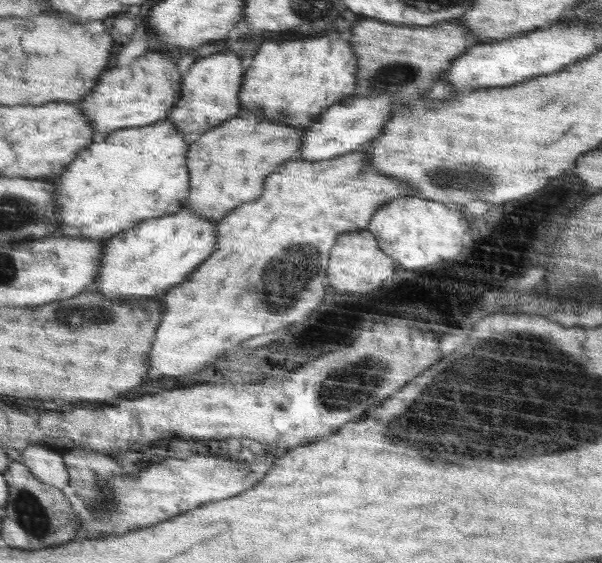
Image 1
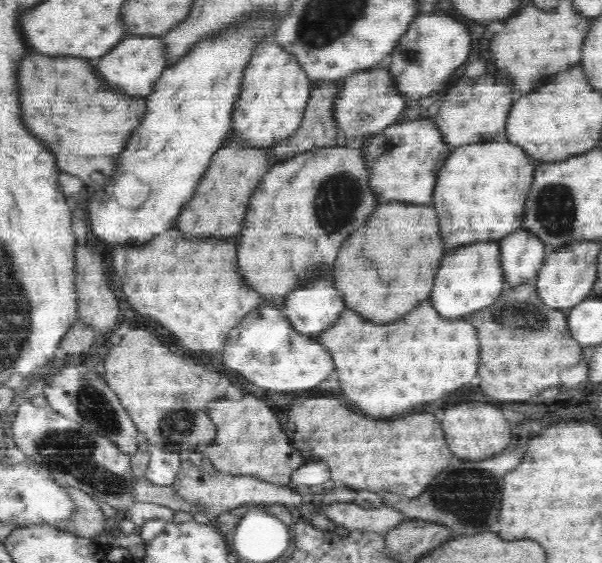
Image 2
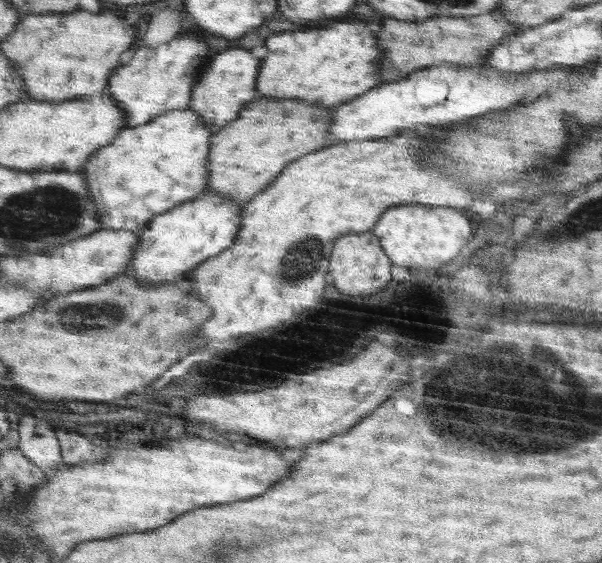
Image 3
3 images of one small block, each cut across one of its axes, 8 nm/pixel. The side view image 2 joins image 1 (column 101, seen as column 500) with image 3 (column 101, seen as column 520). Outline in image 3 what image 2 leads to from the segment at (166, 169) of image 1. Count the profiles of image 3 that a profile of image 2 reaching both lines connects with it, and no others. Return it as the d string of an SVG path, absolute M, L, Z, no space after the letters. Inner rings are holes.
M191 110L169 111L137 127L126 126L112 144L86 161L86 180L102 229L138 231L159 214L208 190L209 146L214 128Z

